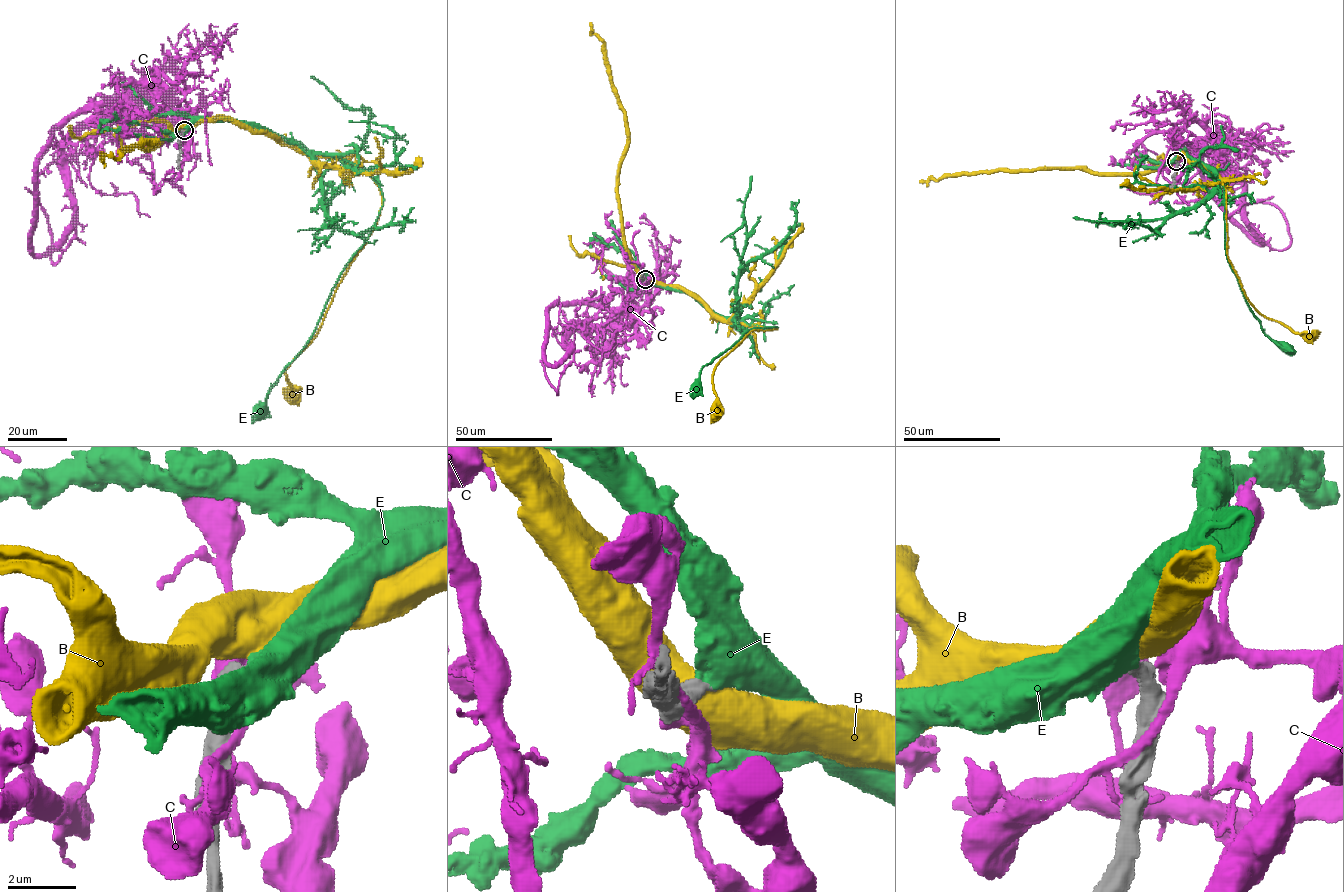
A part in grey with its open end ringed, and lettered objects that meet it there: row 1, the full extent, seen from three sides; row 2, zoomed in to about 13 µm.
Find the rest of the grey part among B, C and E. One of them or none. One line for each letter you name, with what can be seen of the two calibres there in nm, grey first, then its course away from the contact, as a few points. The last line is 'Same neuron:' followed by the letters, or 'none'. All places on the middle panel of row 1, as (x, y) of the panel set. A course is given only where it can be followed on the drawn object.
E: Thickness 480 nm (grey) against 650 nm. Its course: (645, 279), (684, 289), (715, 313), (742, 319), (748, 324), (777, 327), (748, 330), (704, 365), (696, 389)
Same neuron: E

